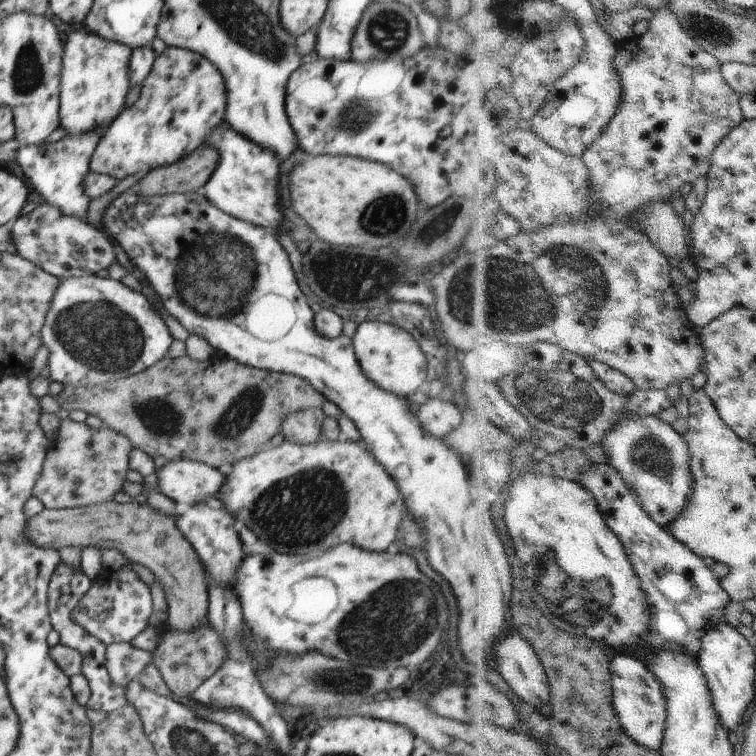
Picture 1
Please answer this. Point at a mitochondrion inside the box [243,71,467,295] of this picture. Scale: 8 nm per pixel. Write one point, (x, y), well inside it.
(356, 116)

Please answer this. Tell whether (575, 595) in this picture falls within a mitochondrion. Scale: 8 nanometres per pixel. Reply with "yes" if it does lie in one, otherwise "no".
yes

